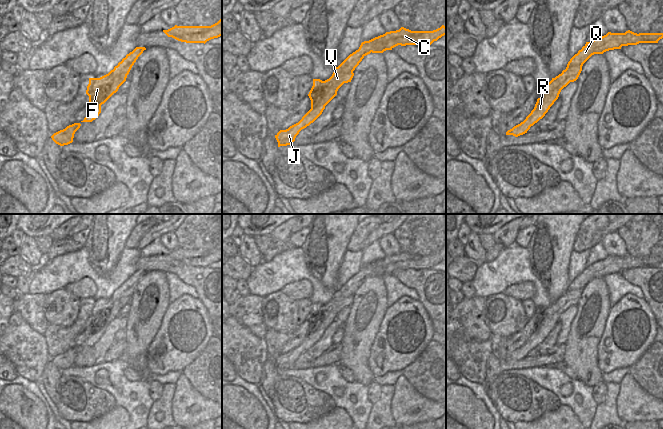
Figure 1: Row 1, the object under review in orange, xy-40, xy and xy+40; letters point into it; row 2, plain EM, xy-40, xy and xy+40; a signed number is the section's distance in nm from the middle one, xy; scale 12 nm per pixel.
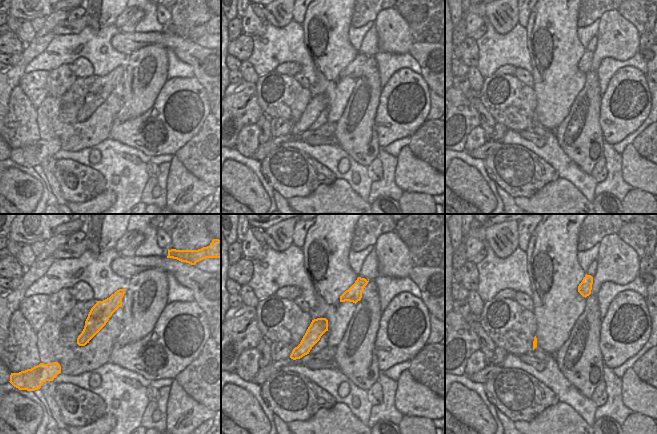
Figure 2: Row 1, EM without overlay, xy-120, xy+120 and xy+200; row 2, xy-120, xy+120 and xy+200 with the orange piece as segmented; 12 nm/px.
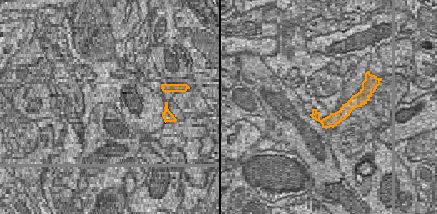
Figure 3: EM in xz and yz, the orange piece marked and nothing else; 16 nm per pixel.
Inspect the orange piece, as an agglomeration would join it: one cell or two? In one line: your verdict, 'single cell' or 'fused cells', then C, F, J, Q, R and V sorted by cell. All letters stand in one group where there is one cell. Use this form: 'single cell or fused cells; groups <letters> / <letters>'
fused cells; groups C / F J Q R V

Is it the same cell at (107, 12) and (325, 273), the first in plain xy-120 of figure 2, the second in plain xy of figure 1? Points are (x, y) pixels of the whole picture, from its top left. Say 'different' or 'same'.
same

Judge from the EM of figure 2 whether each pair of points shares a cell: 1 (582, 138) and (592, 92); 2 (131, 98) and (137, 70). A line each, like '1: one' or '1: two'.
1: one
2: one

